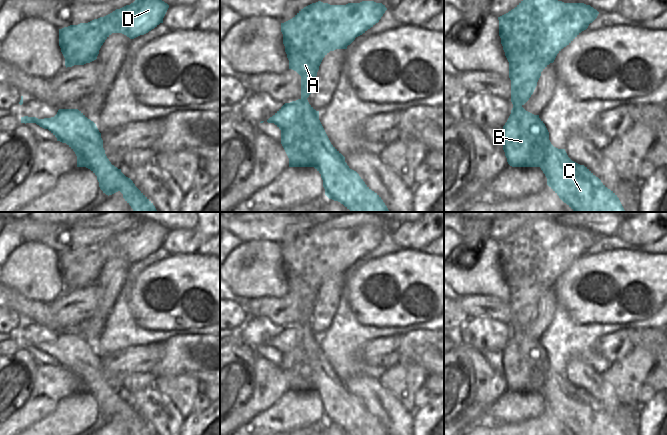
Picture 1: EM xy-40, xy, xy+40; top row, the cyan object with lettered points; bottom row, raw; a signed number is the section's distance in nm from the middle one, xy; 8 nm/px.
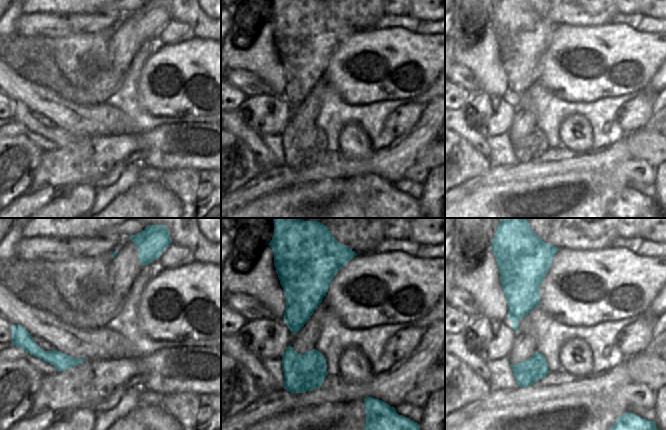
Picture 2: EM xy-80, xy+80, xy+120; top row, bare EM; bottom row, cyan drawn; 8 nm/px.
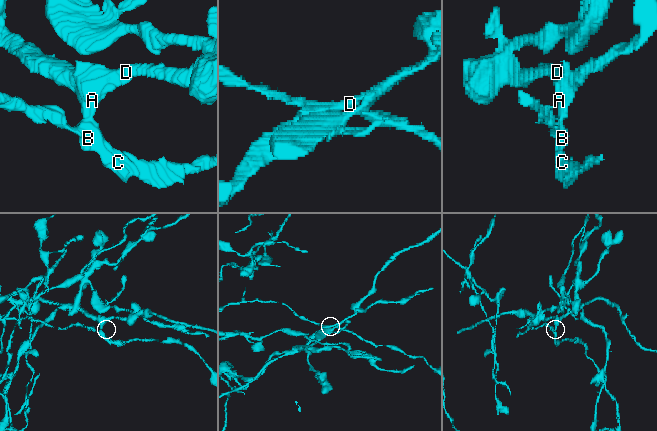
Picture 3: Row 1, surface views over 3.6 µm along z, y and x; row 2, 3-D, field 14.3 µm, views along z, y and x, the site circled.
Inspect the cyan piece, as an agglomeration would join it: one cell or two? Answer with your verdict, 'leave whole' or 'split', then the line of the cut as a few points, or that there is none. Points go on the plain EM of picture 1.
split | xy+40 (513, 328), (521, 330)

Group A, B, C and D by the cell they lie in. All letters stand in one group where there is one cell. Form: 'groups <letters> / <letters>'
groups A D / B C

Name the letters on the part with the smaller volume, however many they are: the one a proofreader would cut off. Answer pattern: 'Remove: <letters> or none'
Remove: B, C

